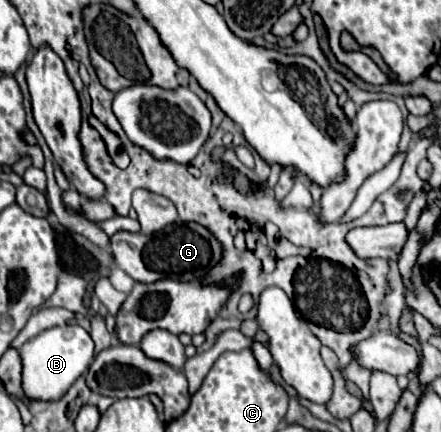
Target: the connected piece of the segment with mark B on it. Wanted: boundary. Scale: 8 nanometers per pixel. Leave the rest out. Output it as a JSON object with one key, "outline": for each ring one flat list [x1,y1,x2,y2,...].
{"outline":[[63,324,47,328,19,348,21,356,21,388,31,402,55,402,75,384,75,380,89,368,93,360,93,340,79,324]]}

